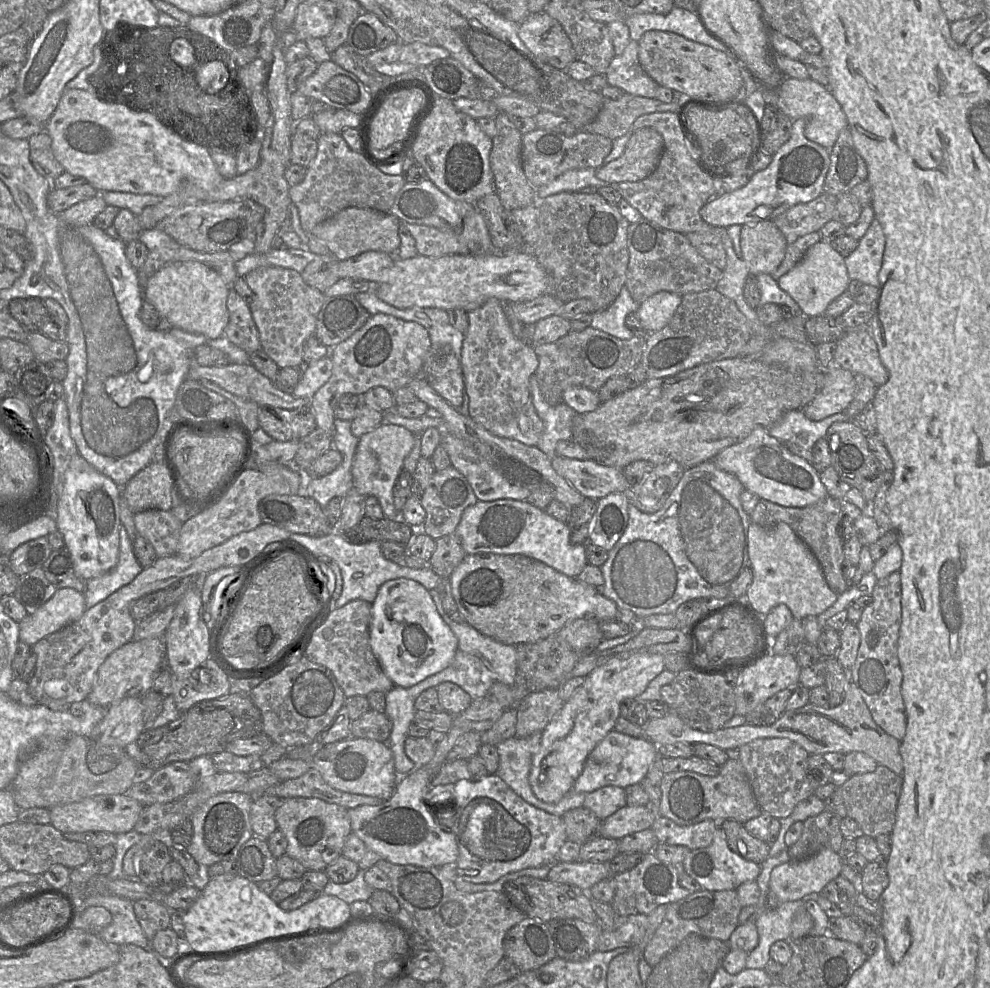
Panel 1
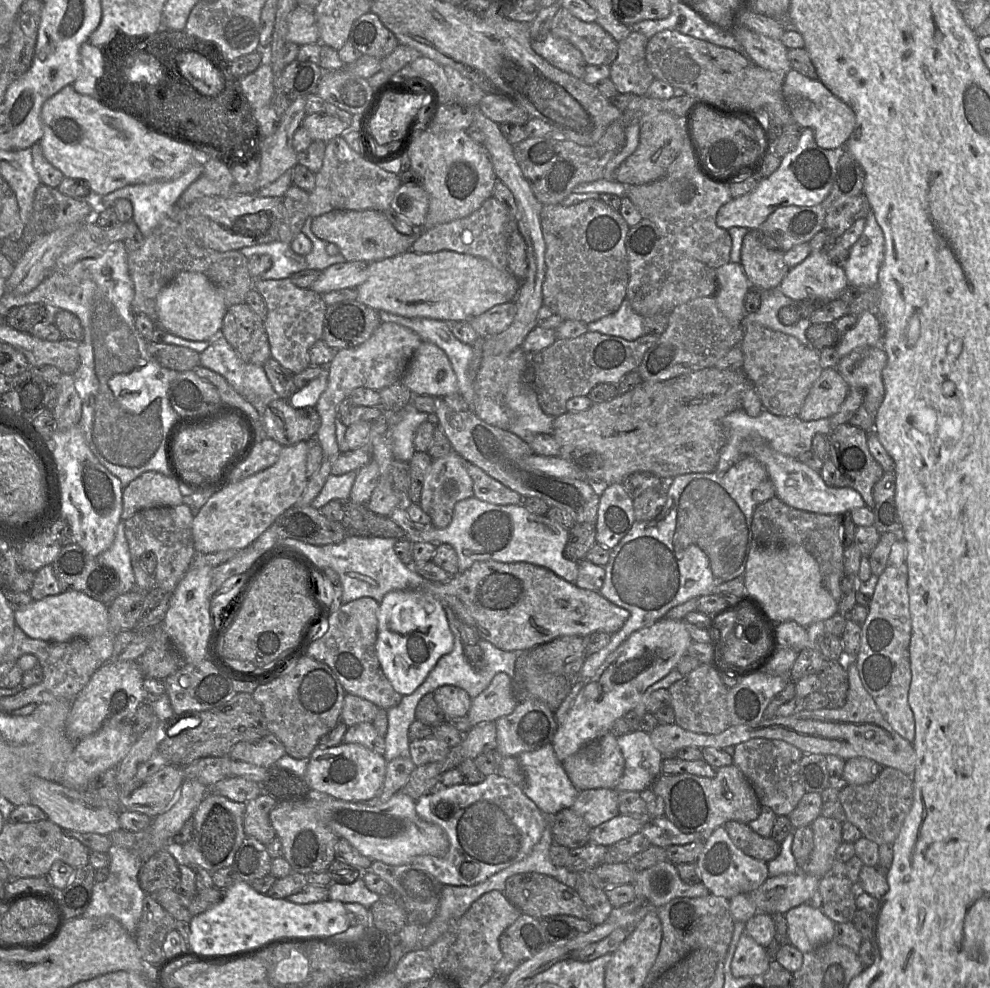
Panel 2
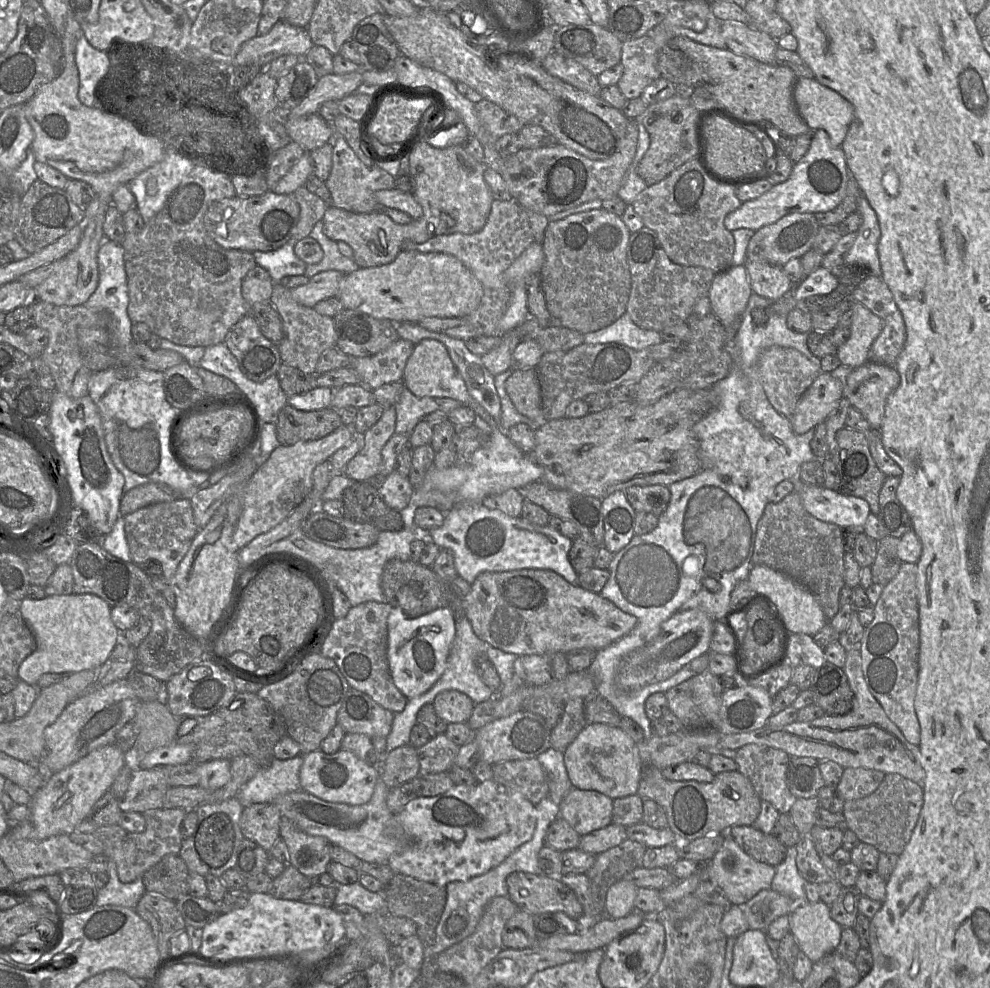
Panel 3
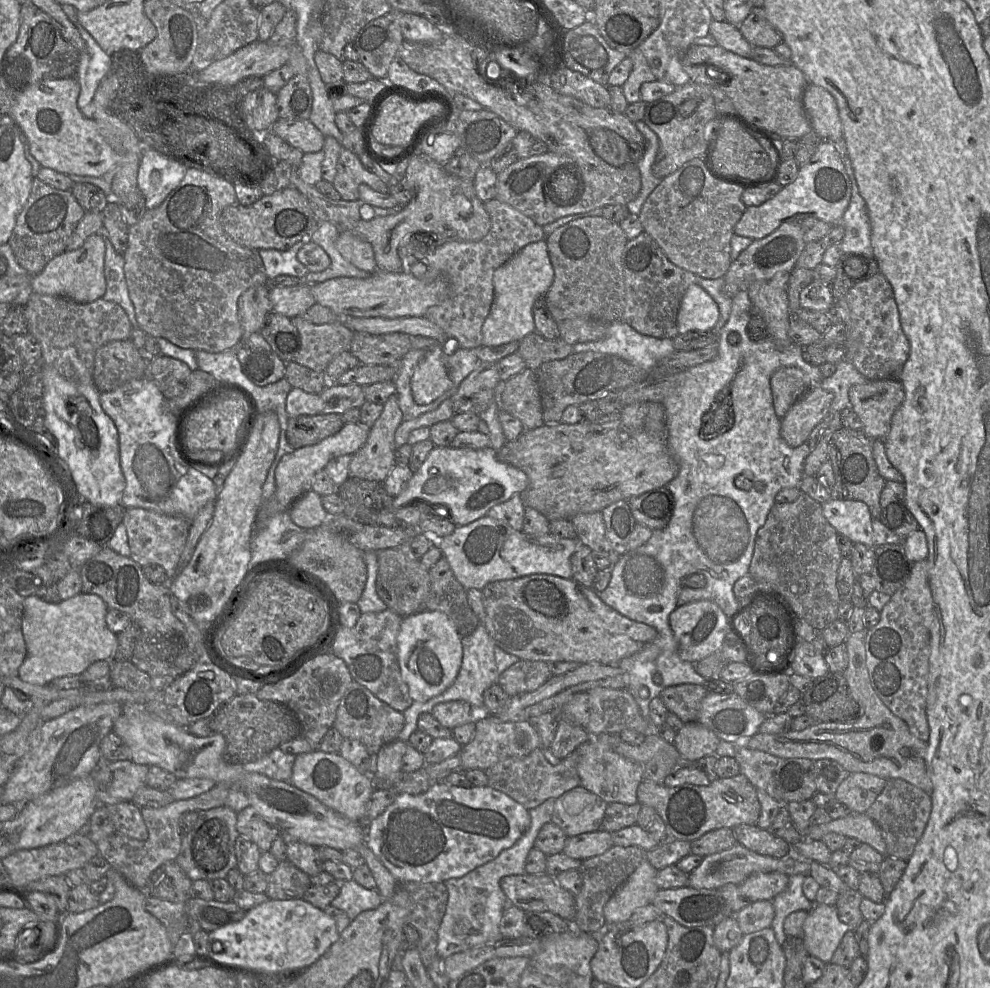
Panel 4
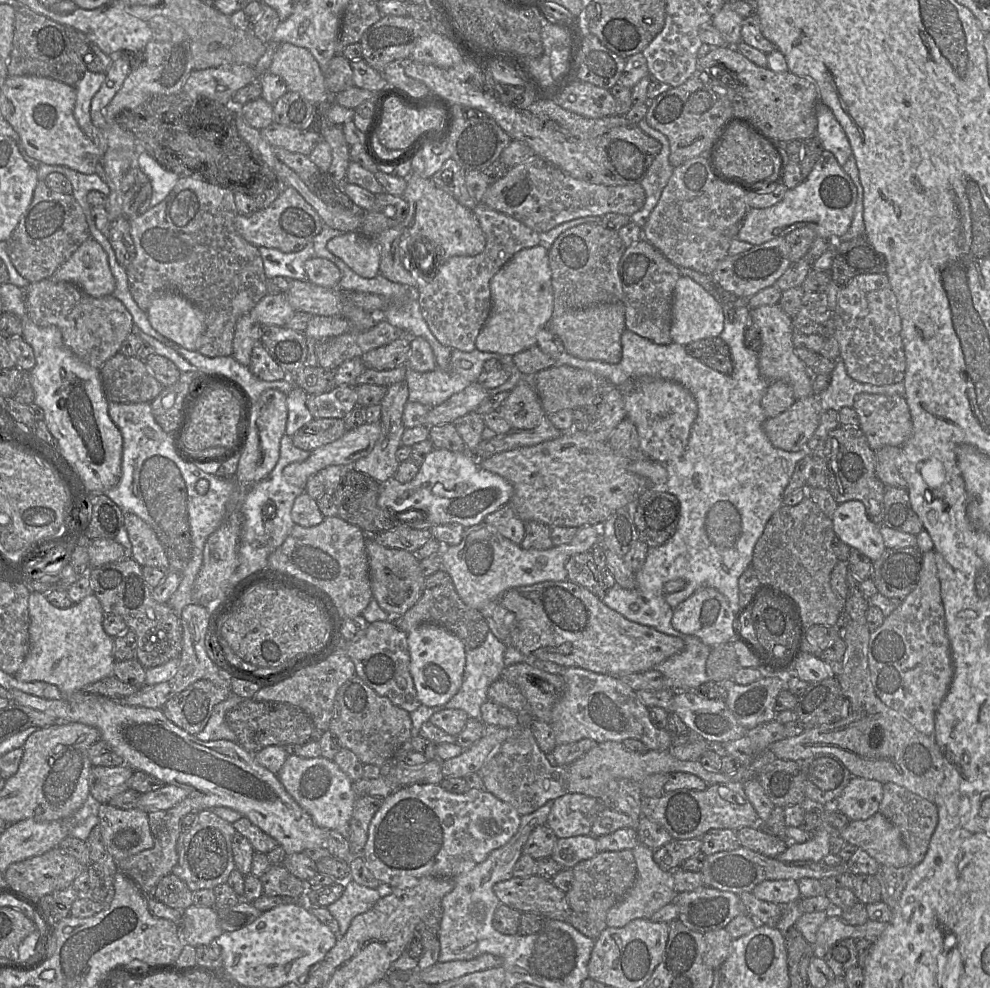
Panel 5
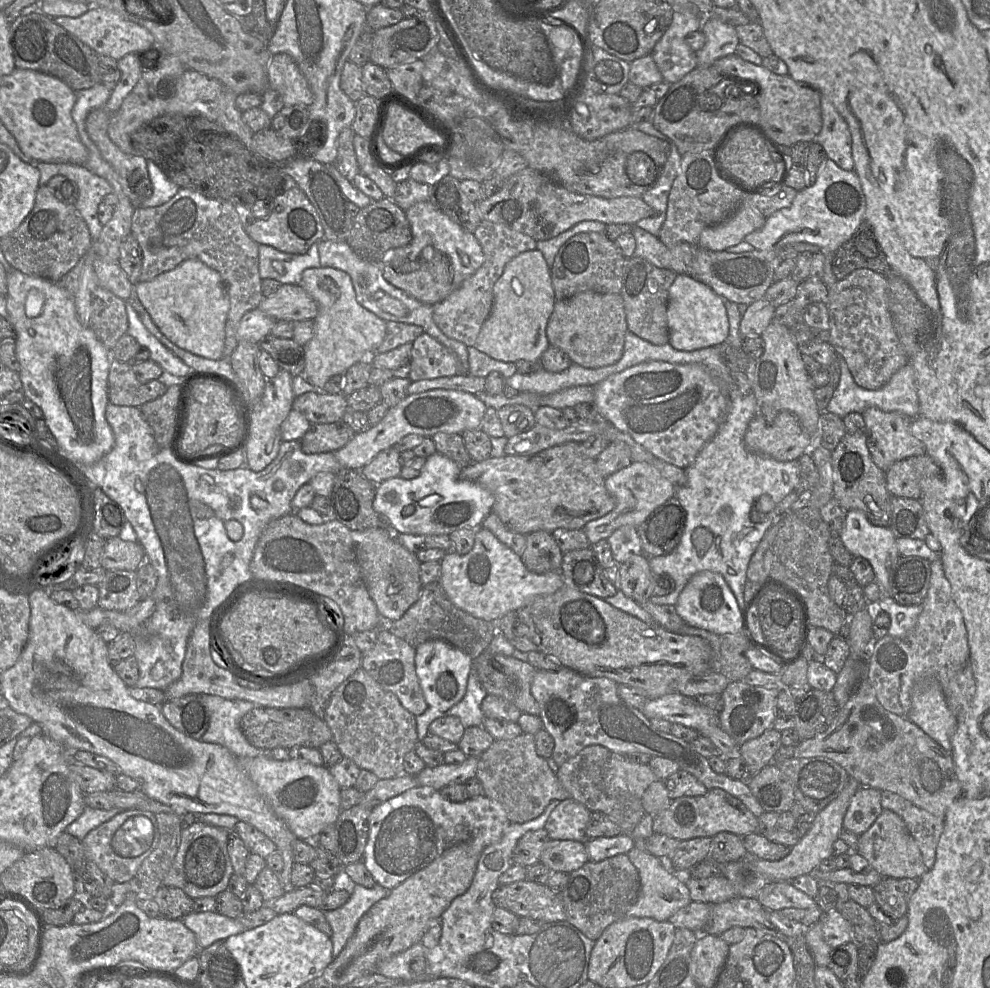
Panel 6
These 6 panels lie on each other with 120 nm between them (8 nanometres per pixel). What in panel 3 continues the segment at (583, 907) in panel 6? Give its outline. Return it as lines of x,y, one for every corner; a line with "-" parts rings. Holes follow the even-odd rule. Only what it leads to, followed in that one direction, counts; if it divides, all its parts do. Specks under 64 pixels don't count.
626,839
619,845
596,855
587,876
590,880
592,899
596,908
596,918
605,915
606,897
610,887
642,867
647,847
637,841

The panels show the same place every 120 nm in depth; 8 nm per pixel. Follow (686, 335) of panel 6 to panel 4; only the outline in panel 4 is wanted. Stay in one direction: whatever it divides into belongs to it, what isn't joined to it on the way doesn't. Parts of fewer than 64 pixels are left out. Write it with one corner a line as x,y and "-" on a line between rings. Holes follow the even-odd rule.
691,284
680,303
677,315
678,333
711,331
719,319
714,299
698,284

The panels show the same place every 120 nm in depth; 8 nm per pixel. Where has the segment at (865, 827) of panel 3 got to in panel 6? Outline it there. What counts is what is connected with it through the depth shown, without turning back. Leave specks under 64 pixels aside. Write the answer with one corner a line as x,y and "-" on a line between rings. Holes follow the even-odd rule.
888,790
881,792
881,805
903,819
919,846
924,865
930,870
934,866
937,846
944,831
944,818

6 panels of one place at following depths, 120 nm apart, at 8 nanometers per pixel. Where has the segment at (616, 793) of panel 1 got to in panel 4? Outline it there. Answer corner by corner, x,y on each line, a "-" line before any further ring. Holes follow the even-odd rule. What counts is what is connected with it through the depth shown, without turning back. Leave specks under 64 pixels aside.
578,786
556,799
551,822
560,827
567,837
598,831
607,806
608,804
599,796
582,786

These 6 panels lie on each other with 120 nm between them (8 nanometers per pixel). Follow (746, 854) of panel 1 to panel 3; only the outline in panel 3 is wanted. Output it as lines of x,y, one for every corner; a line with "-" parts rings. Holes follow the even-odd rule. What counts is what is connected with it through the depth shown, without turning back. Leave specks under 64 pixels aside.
753,825
733,826
727,834
754,859
772,865
779,865
786,857
787,847
772,834
766,834

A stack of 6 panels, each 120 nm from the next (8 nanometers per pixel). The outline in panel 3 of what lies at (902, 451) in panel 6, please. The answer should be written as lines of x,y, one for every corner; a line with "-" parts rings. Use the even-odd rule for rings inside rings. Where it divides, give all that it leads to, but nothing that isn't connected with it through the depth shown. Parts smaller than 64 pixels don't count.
867,362
854,368
845,383
845,397
867,420
871,429
880,430
885,414
885,405
889,395
897,389
900,376
895,367

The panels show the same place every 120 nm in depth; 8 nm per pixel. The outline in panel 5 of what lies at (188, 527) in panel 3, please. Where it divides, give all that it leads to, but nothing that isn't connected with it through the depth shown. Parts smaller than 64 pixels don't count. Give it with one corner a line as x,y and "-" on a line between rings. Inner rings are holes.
124,513
124,526
132,546
132,558
141,566
169,571
166,553
153,529
133,513

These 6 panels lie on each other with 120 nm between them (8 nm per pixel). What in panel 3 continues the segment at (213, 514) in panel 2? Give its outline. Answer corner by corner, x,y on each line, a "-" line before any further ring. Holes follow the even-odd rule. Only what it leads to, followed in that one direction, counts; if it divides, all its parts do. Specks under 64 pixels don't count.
341,425
327,436
291,446
279,445
243,487
243,510
236,525
233,540
243,548
255,537
280,524
312,490
312,474
316,466
328,461
339,449
356,436
351,426

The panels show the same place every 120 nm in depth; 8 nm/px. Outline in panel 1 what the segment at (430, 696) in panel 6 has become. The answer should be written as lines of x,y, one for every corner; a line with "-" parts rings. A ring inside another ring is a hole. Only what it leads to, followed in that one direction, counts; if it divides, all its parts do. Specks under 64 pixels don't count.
405,578
387,581
381,585
371,605
369,644
384,674
395,686
409,688
450,665
458,640
439,615
430,592
423,585

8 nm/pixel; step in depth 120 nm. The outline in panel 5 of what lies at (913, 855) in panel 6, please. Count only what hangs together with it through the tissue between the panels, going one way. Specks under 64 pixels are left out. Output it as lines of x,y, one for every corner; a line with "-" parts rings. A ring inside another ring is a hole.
879,812
866,820
850,821
834,835
863,849
881,866
909,865
909,852
899,829

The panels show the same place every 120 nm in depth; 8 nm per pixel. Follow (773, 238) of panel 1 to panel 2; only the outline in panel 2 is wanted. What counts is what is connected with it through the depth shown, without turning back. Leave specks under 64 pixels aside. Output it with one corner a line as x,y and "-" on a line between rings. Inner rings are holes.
750,229
743,238
741,265
752,288
770,290
778,288
787,274
784,253
766,247
759,239
759,229

